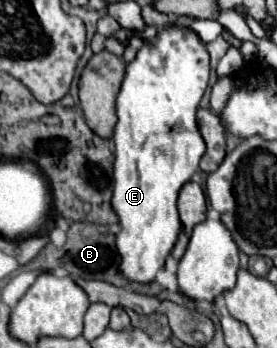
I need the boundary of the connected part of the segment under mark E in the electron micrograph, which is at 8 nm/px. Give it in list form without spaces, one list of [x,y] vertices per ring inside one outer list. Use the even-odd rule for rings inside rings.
[[[166,26],[158,32],[156,42],[144,40],[144,46],[138,50],[136,60],[128,64],[122,90],[116,100],[116,130],[114,130],[114,164],[111,205],[120,218],[122,230],[116,234],[116,250],[120,254],[118,272],[138,284],[150,284],[156,278],[156,272],[164,266],[172,246],[180,234],[180,218],[176,210],[176,200],[180,188],[190,182],[192,174],[198,172],[198,162],[206,150],[204,140],[198,132],[196,110],[202,94],[208,86],[210,74],[210,56],[204,42],[186,30],[176,26]]]

